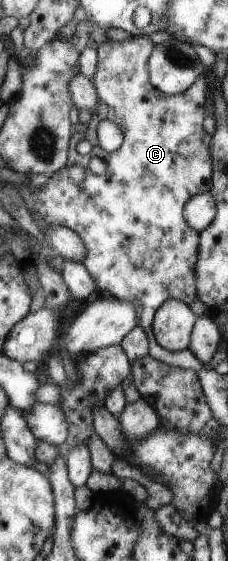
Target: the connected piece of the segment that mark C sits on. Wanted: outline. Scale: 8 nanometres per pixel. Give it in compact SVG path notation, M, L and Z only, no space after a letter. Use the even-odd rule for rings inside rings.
M128 36L125 41L106 40L96 48L96 71L92 75L92 84L98 95L97 106L91 111L92 117L83 133L92 149L87 155L79 155L74 147L68 147L68 162L40 185L35 192L29 184L17 186L20 198L26 204L27 211L36 213L36 217L45 223L60 225L70 229L82 241L84 253L83 265L95 279L97 294L107 294L124 303L132 303L136 311L136 326L140 327L148 339L147 355L165 365L196 372L203 369L203 364L188 349L170 352L156 343L151 331L151 320L155 313L170 298L178 299L190 305L196 299L196 259L199 253L199 233L194 231L184 218L183 211L188 200L198 193L209 191L212 179L212 163L208 153L210 135L202 129L202 117L198 115L198 105L204 103L204 77L195 81L191 88L180 94L161 94L151 85L146 77L148 57L154 44L149 36ZM100 121L113 122L123 136L119 149L103 151L98 146L96 129ZM92 157L104 161L106 169L100 175L92 174L88 162ZM76 165L82 168L84 179L77 183L68 176L68 168Z

